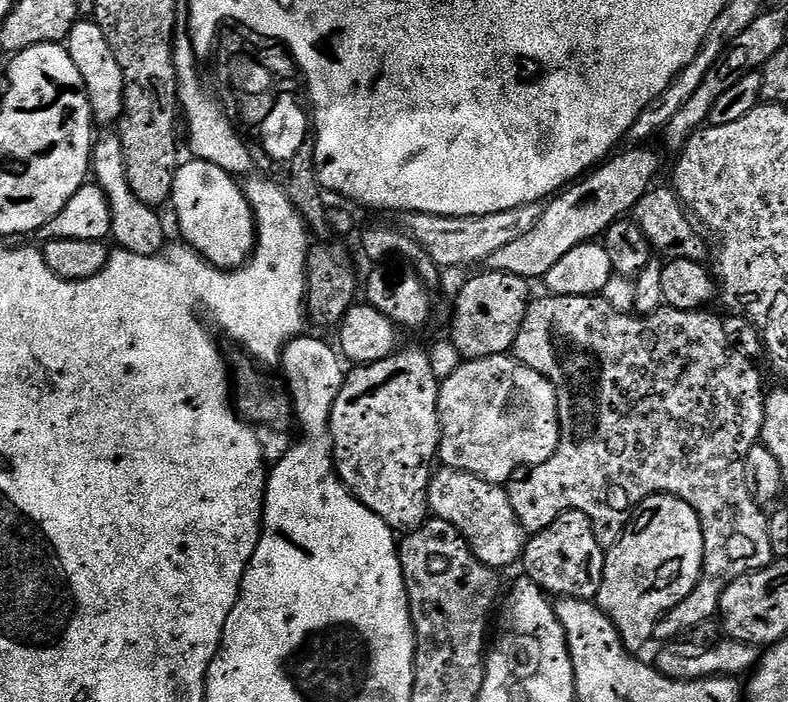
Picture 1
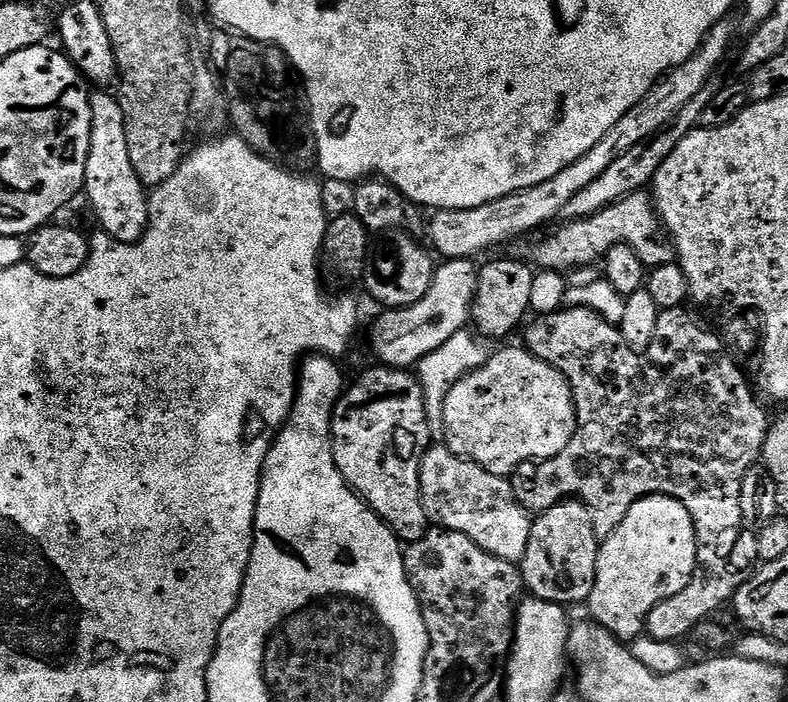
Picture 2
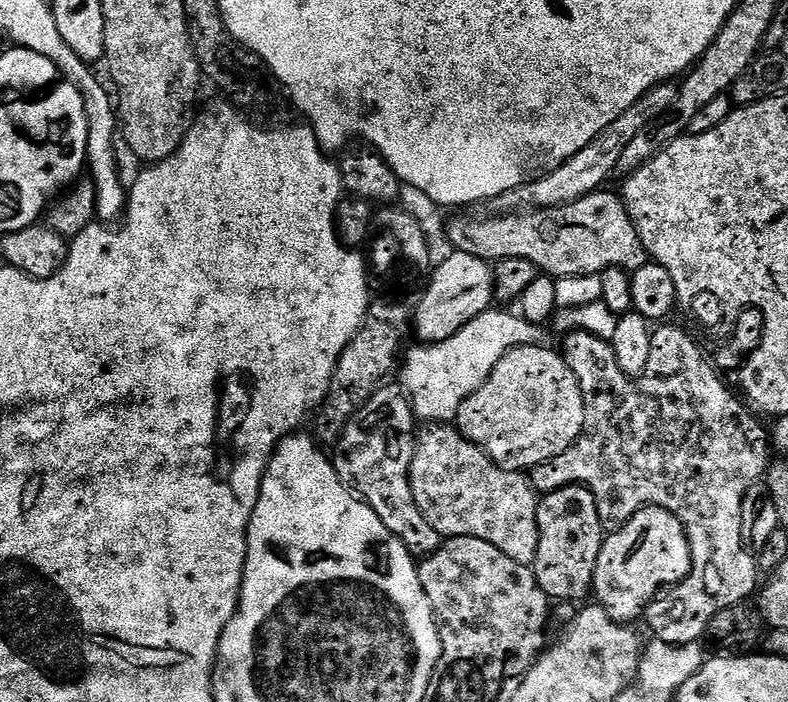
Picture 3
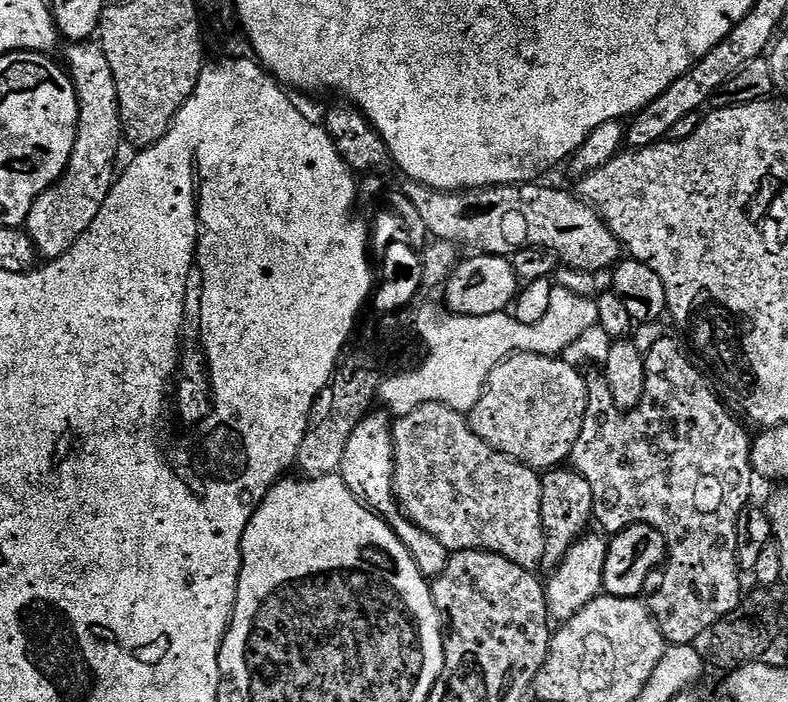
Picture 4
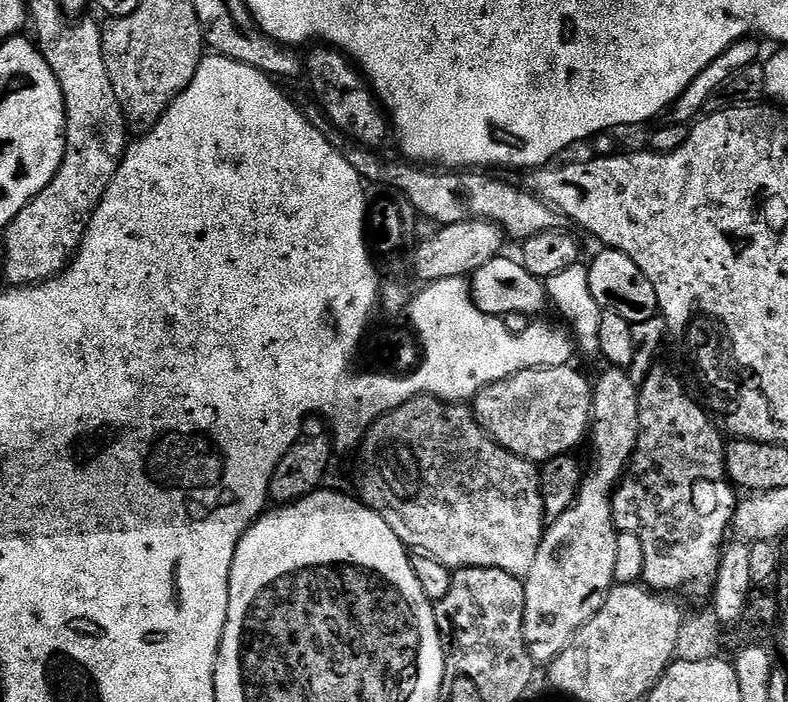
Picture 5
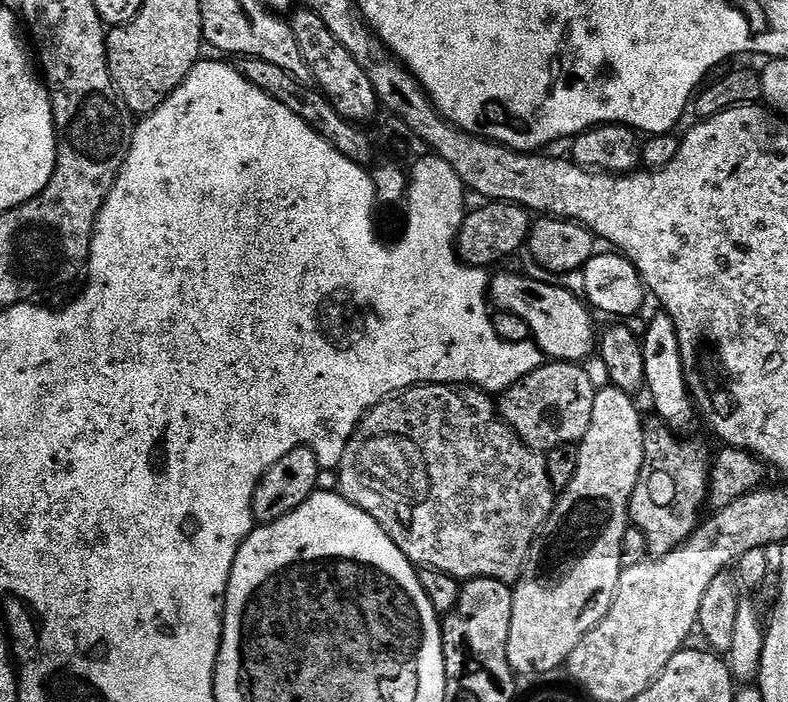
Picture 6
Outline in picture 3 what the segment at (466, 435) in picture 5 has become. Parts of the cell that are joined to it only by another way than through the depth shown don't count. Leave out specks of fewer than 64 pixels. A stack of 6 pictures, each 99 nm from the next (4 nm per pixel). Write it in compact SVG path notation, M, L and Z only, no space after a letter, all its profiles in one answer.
M428 422L419 429L408 477L410 478L410 490L414 490L414 502L418 502L418 510L422 510L422 514L426 514L426 522L430 522L430 526L434 526L434 530L438 530L441 537L469 536L470 538L482 538L482 542L490 542L490 546L498 546L498 550L502 550L502 554L510 554L510 558L514 558L514 562L522 562L529 566L535 562L538 554L538 522L536 521L538 493L532 487L531 479L523 471L515 472L498 466L477 444L464 437L456 428L455 423Z

